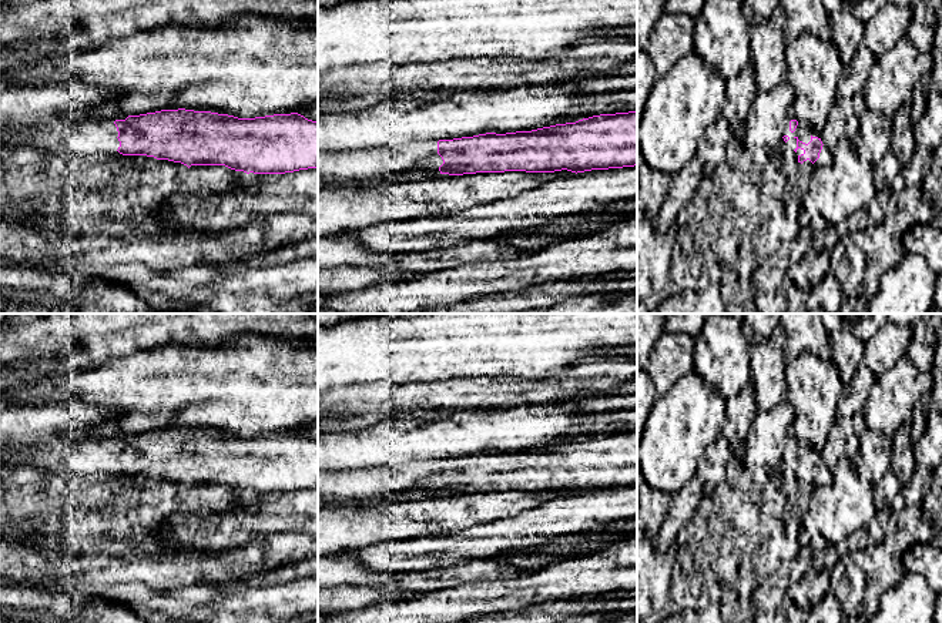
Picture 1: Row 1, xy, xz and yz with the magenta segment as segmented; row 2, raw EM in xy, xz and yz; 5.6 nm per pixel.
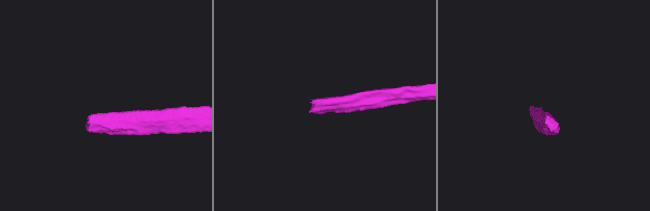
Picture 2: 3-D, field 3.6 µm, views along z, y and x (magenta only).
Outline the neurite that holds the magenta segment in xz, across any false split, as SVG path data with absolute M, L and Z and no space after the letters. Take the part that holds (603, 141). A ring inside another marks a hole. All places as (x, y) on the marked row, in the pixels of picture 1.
M637 111L600 114L532 131L486 133L368 150L318 153L318 188L392 175L584 173L637 165Z

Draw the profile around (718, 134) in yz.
M718 115L707 128L704 141L697 148L697 157L704 163L704 177L711 177L715 168L727 160L727 145L734 140L730 123Z

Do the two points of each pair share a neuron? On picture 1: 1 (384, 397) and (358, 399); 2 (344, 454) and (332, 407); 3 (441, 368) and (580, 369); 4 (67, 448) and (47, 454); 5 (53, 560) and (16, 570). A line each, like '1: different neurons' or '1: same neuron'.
1: same neuron
2: different neurons
3: different neurons
4: same neuron
5: same neuron

